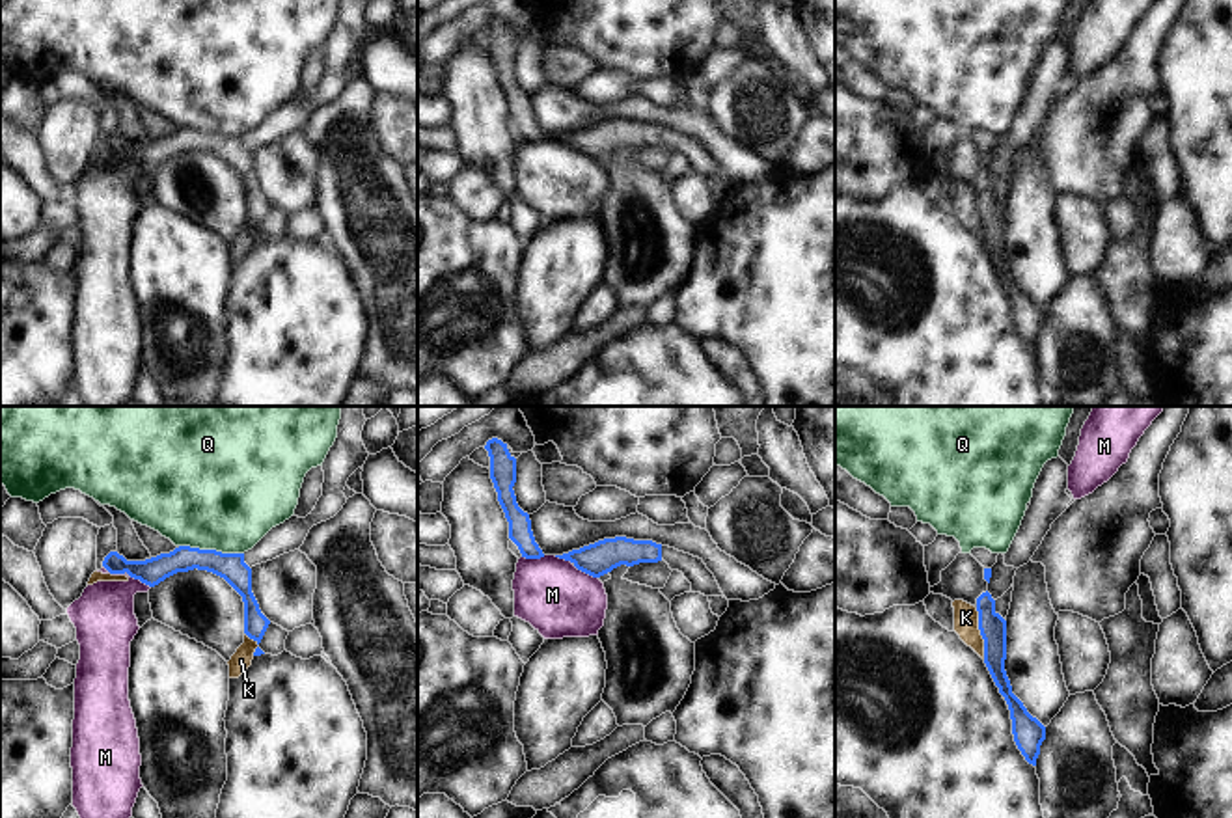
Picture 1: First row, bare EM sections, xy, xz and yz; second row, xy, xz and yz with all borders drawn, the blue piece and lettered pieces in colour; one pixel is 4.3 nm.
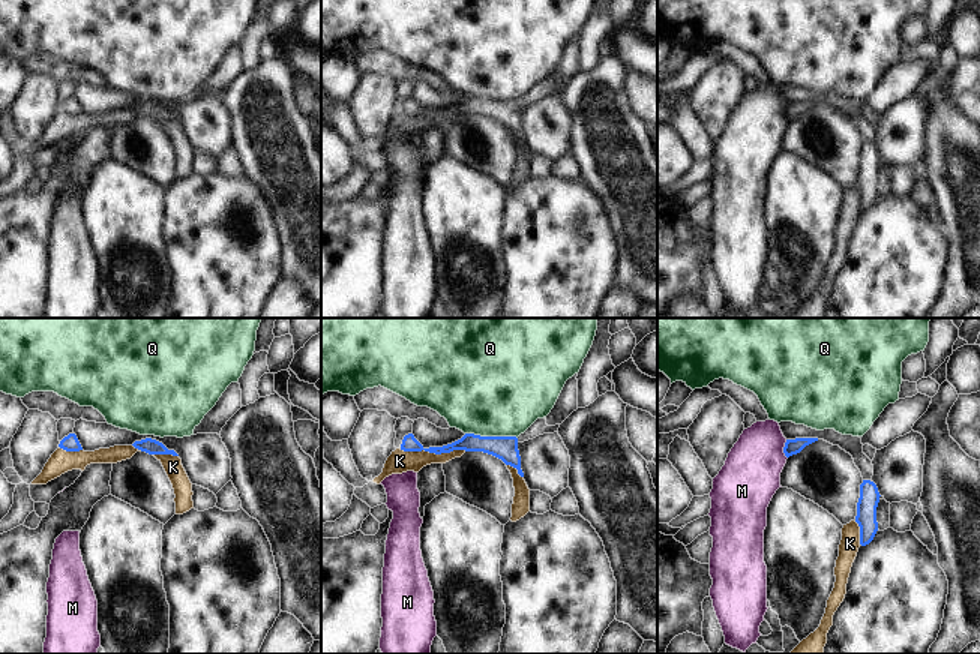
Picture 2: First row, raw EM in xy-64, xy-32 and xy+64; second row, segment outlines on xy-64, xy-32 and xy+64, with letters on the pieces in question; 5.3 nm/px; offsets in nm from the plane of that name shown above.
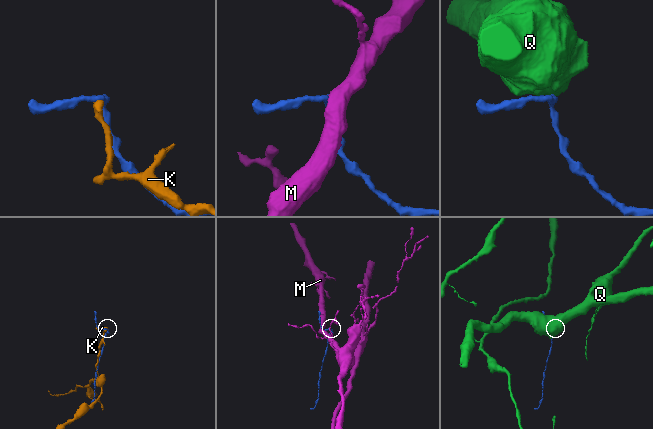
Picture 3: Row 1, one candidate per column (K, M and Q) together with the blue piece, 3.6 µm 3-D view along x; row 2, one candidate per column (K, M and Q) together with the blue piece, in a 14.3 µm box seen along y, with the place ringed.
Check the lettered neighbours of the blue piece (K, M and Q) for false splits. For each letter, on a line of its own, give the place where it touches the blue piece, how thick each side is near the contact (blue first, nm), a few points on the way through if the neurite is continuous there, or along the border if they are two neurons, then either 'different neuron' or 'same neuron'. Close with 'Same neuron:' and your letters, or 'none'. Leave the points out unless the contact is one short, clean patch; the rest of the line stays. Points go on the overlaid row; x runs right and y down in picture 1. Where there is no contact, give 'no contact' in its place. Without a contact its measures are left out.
K: contact yz (981, 634); calibres 120 and 110 nm; different neuron
M: contact xy (127, 572); calibres 120 and 260 nm; border xy (103, 565), (110, 572), (127, 572), (150, 587); different neuron
Q: contact xy (211, 550); calibres 120 and 500 nm; border xy (179, 545), (243, 554); different neuron
Same neuron: none

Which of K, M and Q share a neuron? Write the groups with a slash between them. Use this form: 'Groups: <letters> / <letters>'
Groups: K / M / Q

